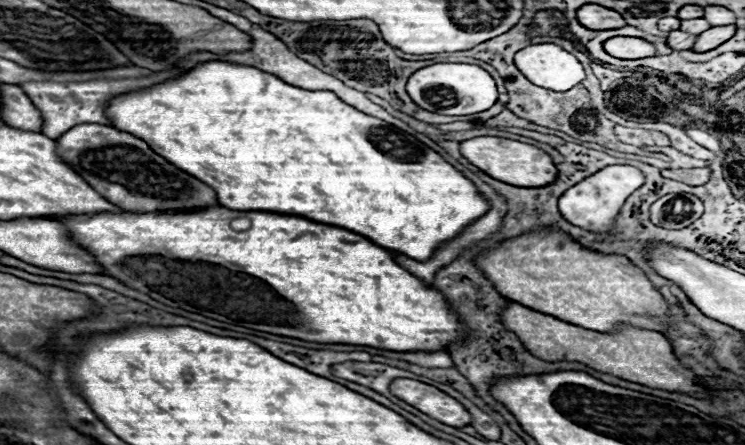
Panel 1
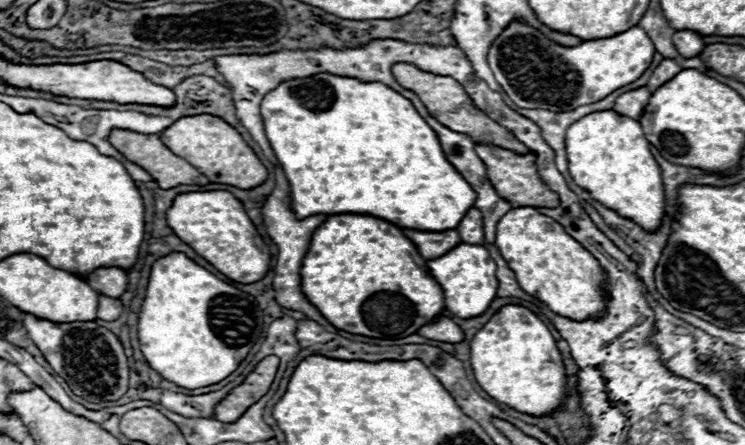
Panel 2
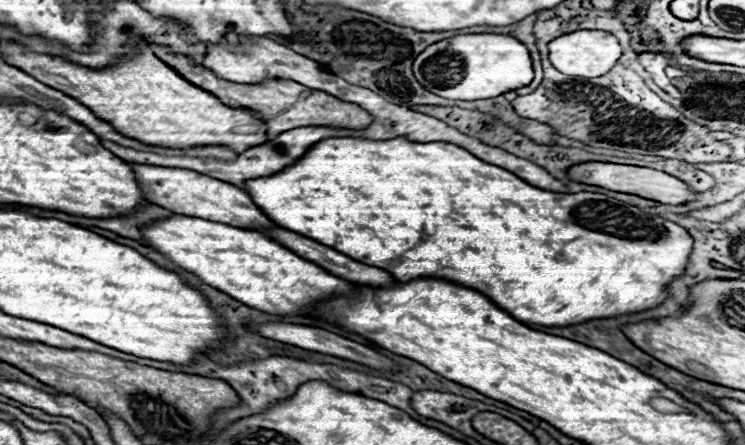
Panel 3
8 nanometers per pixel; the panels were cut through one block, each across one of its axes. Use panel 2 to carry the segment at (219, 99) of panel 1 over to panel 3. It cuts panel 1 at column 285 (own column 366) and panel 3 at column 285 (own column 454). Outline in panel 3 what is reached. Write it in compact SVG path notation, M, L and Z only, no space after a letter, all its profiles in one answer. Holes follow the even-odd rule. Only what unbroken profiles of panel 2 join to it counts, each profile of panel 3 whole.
M328 138L314 144L294 166L274 174L272 178L256 178L246 184L246 192L254 200L258 208L262 208L278 226L286 230L294 230L298 234L306 234L306 238L318 238L318 242L326 242L326 246L334 246L334 250L342 250L342 254L350 254L350 258L358 258L358 262L366 262L368 266L378 266L388 270L398 282L412 282L416 278L442 278L456 282L458 286L472 288L486 298L490 298L498 308L510 312L510 316L526 326L570 326L588 320L616 318L624 314L636 314L644 310L652 310L660 306L668 298L668 284L684 274L688 266L688 258L694 246L694 238L678 224L662 218L650 216L638 206L620 202L606 194L596 192L576 192L576 194L560 194L552 190L536 188L512 172L498 168L494 164L482 162L474 154L456 144L446 142L410 142L406 138L392 140L362 140L362 138Z

